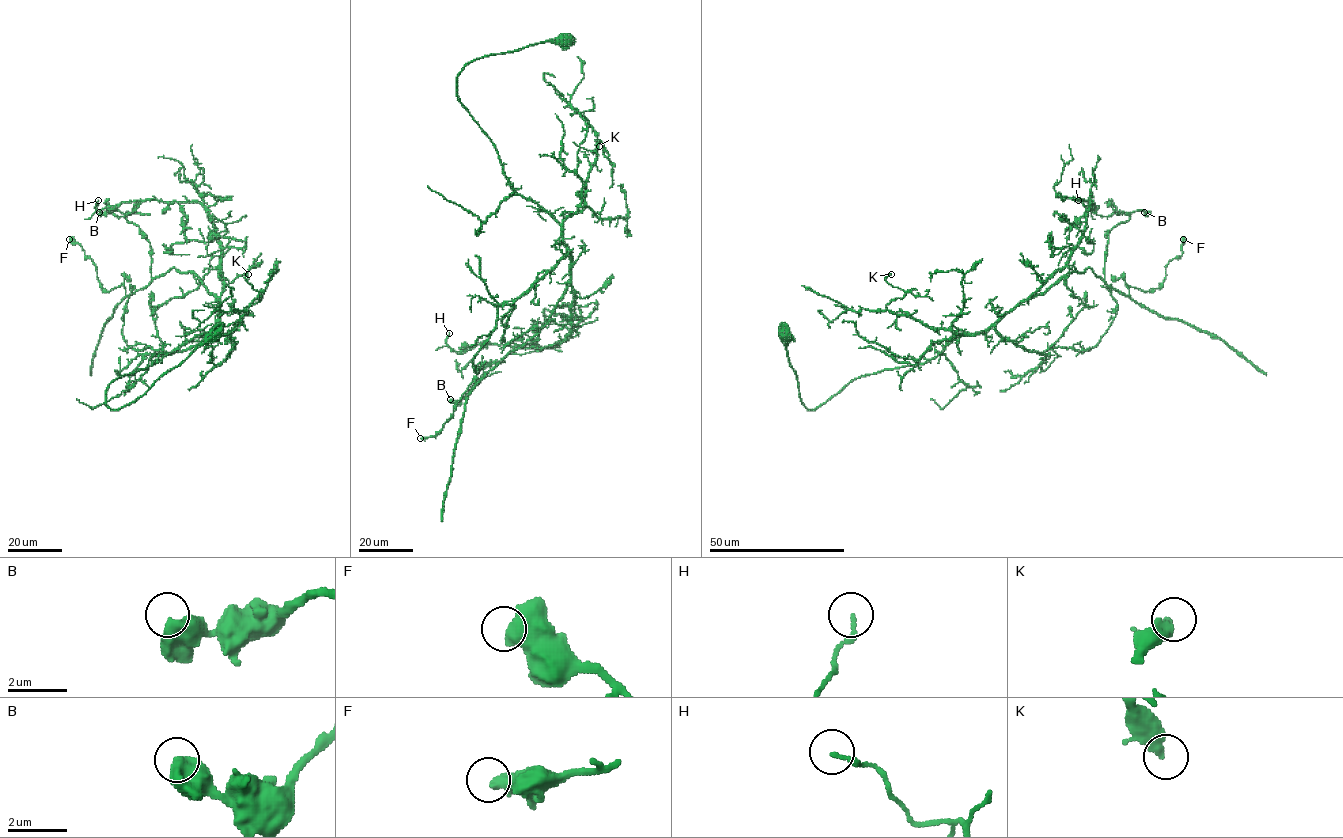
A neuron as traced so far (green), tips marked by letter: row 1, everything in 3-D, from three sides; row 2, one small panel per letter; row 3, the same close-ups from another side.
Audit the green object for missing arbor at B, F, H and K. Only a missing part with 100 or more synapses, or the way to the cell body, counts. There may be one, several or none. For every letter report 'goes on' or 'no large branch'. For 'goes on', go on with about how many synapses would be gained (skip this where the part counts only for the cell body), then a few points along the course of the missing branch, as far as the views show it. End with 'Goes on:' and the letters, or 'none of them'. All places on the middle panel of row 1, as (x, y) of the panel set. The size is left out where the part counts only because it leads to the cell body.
B: no large branch
F: no large branch
H: no large branch
K: no large branch
Goes on: none of them

